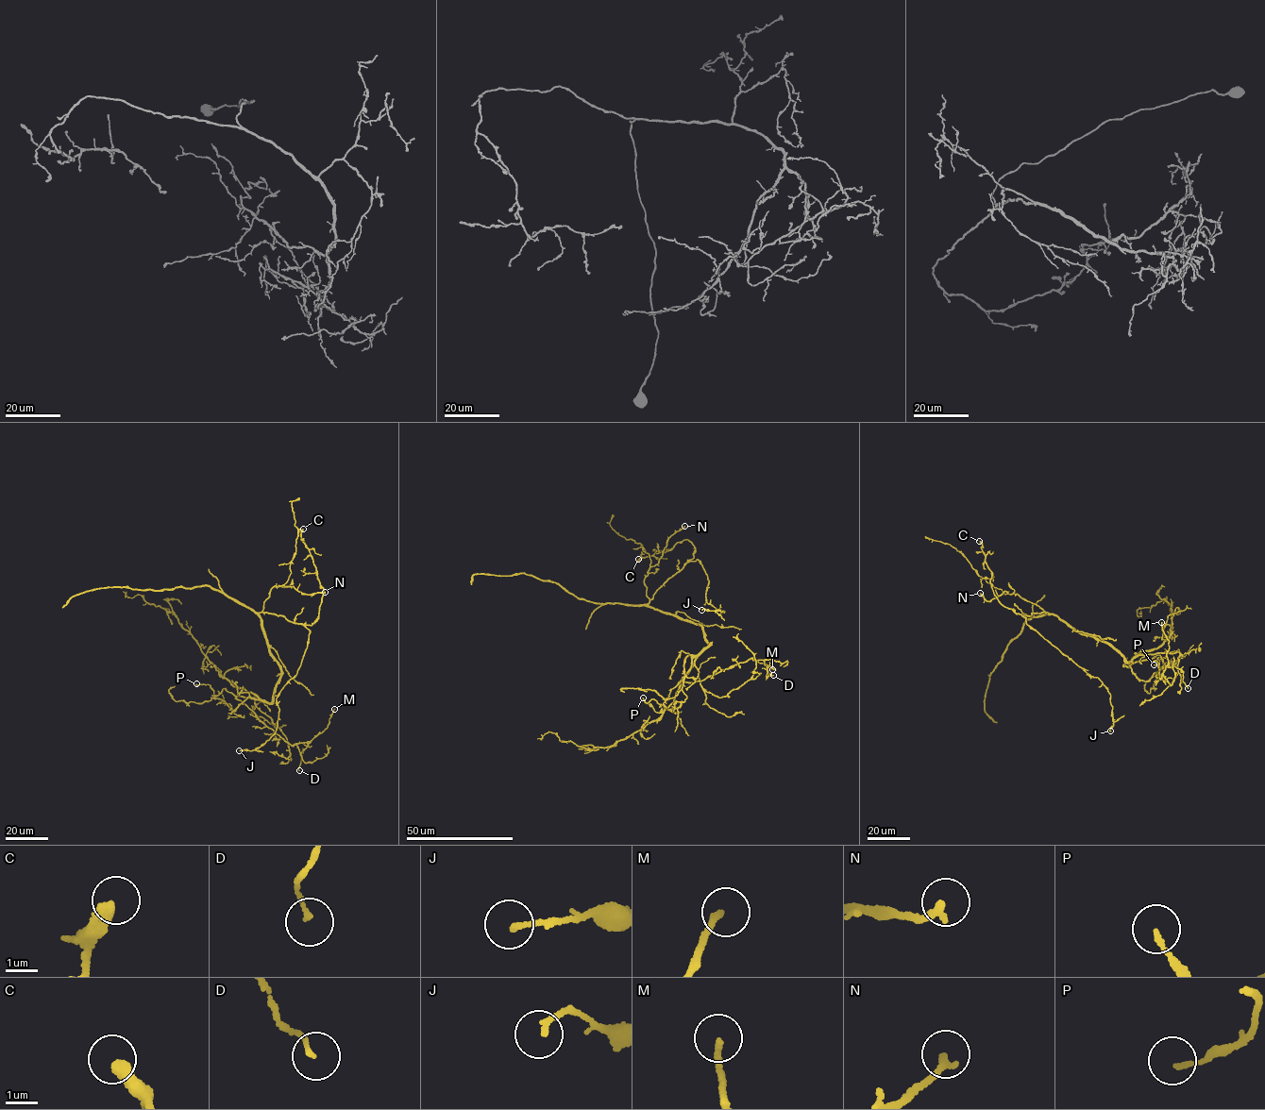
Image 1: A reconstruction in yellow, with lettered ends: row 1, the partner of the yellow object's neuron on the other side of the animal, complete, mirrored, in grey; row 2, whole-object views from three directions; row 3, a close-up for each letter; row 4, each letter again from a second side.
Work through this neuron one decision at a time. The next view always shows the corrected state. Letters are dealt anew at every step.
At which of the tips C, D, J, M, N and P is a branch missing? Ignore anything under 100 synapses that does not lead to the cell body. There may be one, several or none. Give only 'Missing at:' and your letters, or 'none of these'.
Missing at: none of these

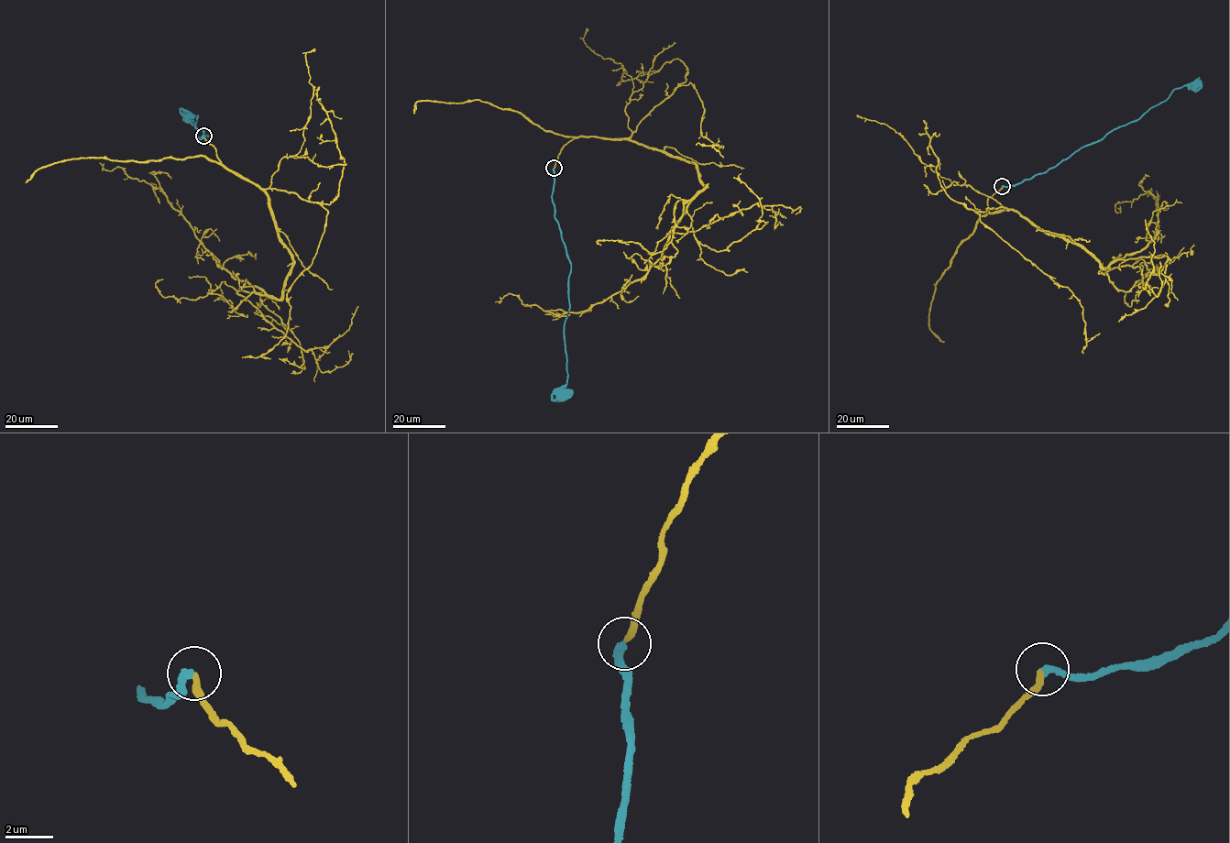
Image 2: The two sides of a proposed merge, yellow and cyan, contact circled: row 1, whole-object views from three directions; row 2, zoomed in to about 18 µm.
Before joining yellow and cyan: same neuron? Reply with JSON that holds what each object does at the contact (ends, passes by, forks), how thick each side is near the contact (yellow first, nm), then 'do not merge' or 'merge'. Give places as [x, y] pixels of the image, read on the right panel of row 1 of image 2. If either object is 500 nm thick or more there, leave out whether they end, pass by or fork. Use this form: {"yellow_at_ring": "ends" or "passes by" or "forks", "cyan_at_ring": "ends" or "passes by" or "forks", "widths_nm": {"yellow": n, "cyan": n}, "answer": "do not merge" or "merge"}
{"yellow_at_ring": "ends", "cyan_at_ring": "ends", "widths_nm": {"yellow": 260, "cyan": 320}, "answer": "do not merge"}

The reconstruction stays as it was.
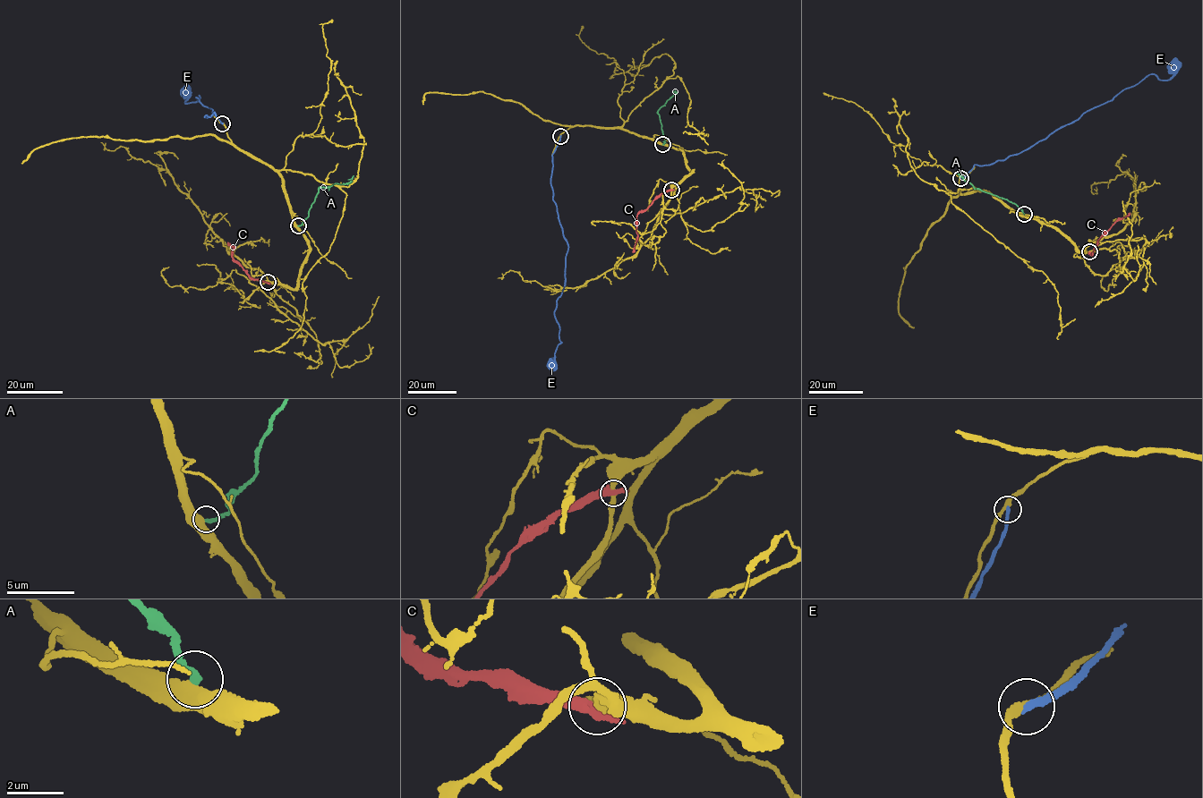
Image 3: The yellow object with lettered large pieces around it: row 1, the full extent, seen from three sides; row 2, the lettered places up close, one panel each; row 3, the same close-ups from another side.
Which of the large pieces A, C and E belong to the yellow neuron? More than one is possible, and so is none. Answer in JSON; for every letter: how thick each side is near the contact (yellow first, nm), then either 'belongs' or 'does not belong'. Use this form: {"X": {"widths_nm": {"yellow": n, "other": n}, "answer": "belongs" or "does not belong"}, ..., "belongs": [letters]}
{"A": {"widths_nm": {"yellow": 500, "other": 260}, "answer": "does not belong"}, "C": {"widths_nm": {"yellow": 360, "other": 500}, "answer": "does not belong"}, "E": {"widths_nm": {"yellow": 260, "other": 280}, "answer": "does not belong"}, "belongs": []}

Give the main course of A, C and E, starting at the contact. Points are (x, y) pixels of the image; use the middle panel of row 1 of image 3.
A: (662, 144), (665, 137), (658, 110), (675, 94), (675, 90)
C: (671, 190), (667, 190), (637, 215), (637, 235), (632, 251)
E: (560, 136), (552, 155), (550, 182), (567, 247), (566, 278), (554, 312), (560, 343), (550, 368)

